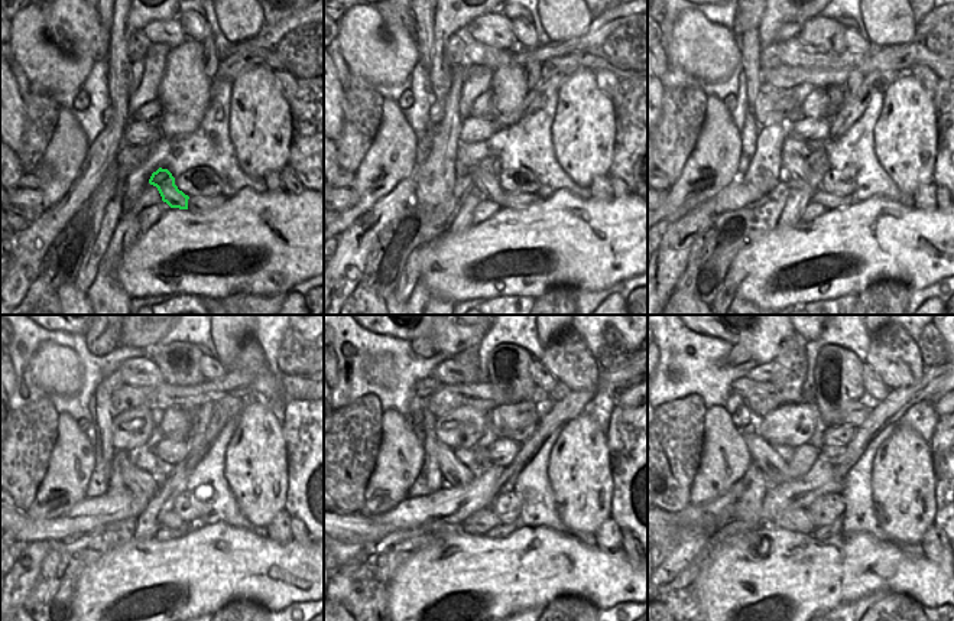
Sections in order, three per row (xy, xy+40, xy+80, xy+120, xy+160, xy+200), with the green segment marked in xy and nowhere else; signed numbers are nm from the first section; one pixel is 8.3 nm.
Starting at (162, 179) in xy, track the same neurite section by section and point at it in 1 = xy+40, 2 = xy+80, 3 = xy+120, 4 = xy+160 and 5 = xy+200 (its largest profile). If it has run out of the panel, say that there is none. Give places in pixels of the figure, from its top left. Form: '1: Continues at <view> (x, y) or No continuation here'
1: Continues at xy+40 (484, 175)
2: Continues at xy+80 (811, 169)
3: Continues at xy+120 (140, 483)
4: Continues at xy+160 (454, 474)
5: Continues at xy+200 (776, 471)

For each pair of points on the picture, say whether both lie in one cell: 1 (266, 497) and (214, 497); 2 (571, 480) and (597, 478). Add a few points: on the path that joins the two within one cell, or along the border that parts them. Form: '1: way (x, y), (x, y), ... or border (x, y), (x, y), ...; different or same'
1: border (223, 465), (223, 474), (240, 513), (255, 524); different
2: way (577, 480), (591, 478); same

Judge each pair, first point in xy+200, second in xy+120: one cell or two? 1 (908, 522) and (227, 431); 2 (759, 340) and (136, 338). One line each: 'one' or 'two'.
1: two
2: one

